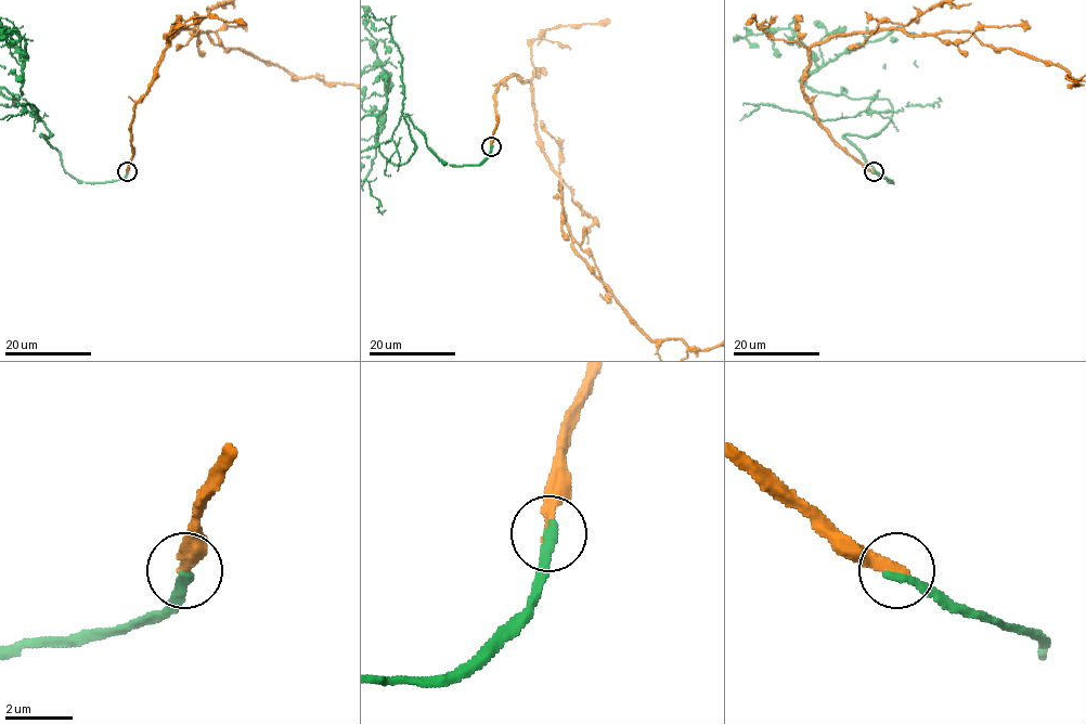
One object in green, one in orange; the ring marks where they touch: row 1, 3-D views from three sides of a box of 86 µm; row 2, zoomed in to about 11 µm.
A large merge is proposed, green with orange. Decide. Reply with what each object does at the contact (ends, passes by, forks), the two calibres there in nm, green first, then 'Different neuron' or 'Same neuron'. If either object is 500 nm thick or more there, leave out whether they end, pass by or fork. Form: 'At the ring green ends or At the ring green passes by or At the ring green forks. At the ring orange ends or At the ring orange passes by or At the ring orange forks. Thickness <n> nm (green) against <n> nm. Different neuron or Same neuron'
At the ring green ends. At the ring orange ends. Thickness 300 nm (green) against 320 nm. Different neuron

